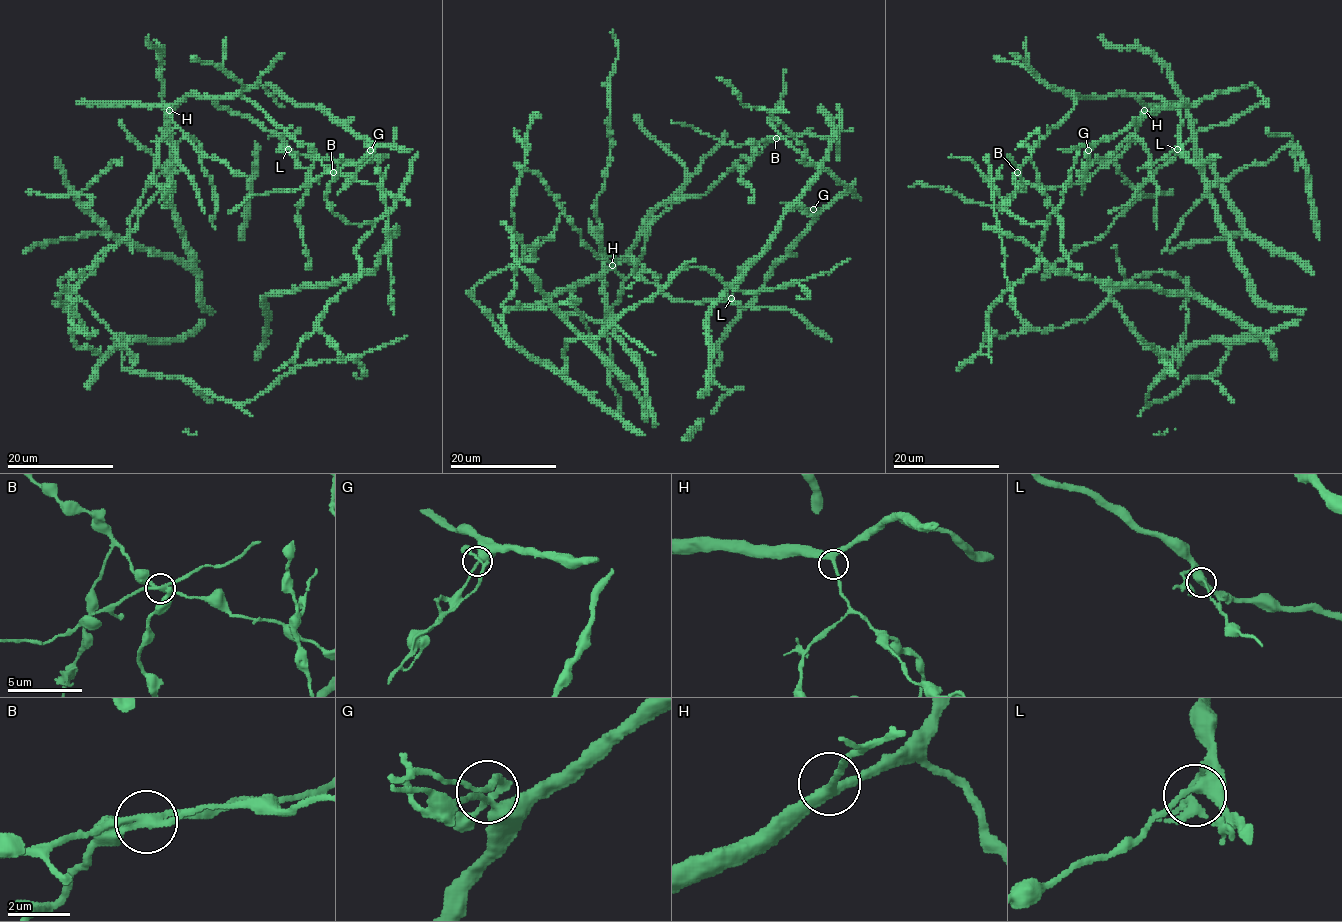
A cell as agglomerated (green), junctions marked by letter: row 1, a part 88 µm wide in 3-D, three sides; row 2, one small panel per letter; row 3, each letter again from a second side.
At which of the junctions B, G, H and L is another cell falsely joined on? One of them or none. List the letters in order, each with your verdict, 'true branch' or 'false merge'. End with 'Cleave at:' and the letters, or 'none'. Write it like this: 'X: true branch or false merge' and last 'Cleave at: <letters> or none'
B: false merge
G: true branch
H: true branch
L: true branch
Cleave at: B

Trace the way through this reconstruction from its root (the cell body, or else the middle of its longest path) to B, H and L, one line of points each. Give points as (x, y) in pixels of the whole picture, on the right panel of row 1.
B: (1136, 98), (1122, 94), (1076, 95), (1075, 109), (1037, 142), (1032, 155), (1017, 173)
H: (1136, 98), (1144, 110)
L: (1136, 98), (1142, 94), (1154, 95), (1180, 114), (1177, 149)

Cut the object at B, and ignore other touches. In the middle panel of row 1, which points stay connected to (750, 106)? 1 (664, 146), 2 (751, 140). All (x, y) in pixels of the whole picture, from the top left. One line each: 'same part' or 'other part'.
1: same part
2: other part

